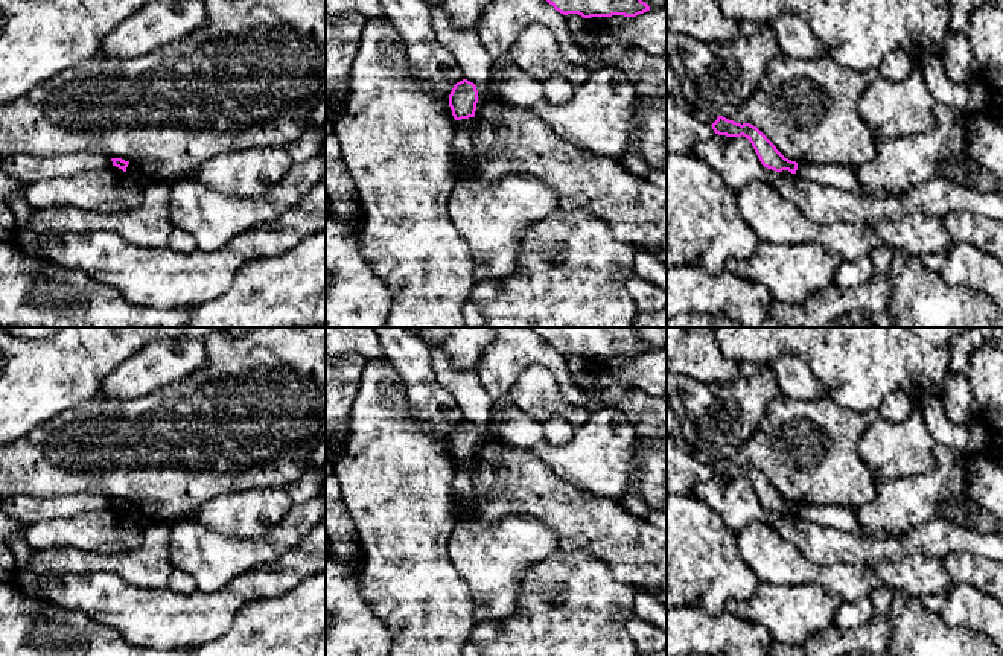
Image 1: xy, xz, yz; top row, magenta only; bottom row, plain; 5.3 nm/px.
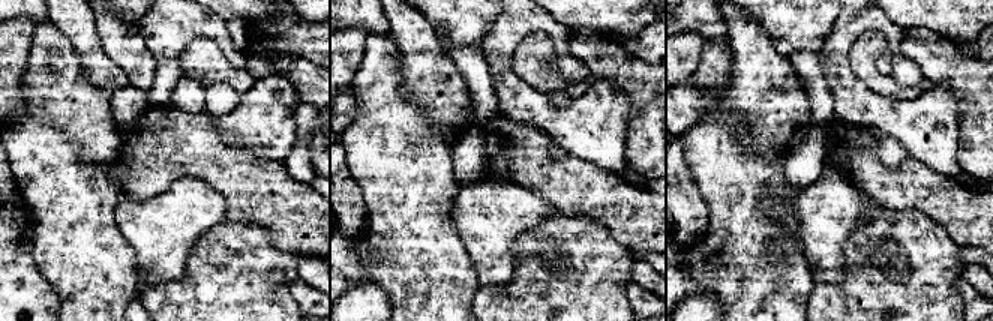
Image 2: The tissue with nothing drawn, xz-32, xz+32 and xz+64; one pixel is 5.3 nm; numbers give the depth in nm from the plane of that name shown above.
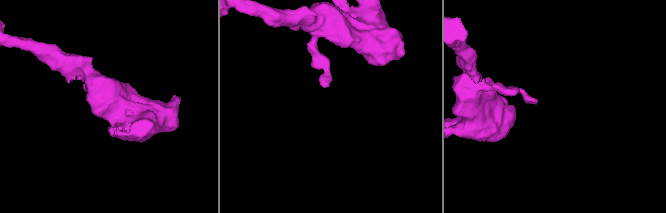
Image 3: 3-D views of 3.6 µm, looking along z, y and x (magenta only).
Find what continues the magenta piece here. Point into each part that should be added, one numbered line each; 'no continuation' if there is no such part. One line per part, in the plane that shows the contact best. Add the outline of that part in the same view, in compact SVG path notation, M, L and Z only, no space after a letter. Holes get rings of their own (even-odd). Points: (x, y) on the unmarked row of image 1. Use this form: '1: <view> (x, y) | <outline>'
no continuation

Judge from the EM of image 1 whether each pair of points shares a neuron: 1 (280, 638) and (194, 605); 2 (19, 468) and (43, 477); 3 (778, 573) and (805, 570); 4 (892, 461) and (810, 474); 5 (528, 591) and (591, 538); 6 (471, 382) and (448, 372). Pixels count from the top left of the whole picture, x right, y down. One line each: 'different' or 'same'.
1: different
2: same
3: same
4: different
5: different
6: same

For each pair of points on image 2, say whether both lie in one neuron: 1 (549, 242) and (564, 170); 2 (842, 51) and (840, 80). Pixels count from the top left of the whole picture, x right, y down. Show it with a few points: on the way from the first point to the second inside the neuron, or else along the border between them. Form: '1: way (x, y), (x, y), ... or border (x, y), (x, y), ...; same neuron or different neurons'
1: border (558, 210), (587, 215), (593, 221); different neurons
2: border (848, 60), (834, 68), (824, 69); different neurons

